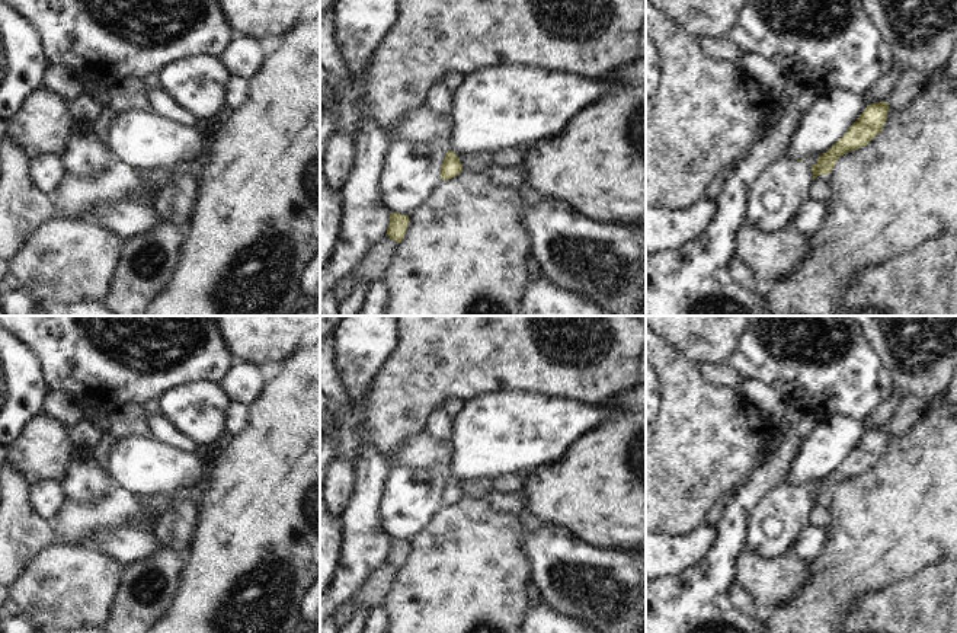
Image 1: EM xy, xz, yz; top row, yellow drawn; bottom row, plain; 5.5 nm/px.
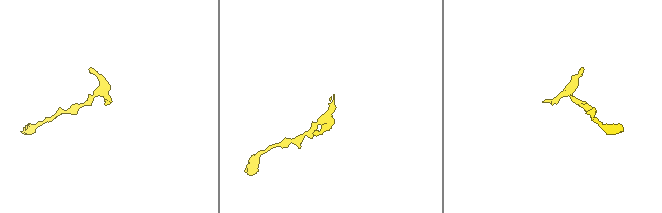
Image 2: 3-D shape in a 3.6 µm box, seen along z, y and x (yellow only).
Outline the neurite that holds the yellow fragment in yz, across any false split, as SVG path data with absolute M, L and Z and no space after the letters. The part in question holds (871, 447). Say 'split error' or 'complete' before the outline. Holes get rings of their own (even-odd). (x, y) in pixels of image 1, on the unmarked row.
split error; M887 428L871 429L849 453L845 461L838 466L826 479L819 482L817 489L810 492L803 486L781 483L753 508L746 519L746 550L764 559L775 559L791 552L800 531L809 525L812 508L820 501L829 501L838 485L849 477L865 473L876 461L883 457L889 439Z

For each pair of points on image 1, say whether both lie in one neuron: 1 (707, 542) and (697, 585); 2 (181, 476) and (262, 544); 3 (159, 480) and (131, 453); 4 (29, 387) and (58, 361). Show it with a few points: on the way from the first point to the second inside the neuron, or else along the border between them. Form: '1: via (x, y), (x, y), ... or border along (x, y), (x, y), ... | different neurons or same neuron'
1: border along (717, 531), (714, 546), (700, 563), (671, 575) | different neurons
2: border along (213, 460), (208, 478), (194, 495) | different neurons
3: via (151, 473), (138, 460) | same neuron
4: border along (26, 345), (37, 357), (48, 390) | different neurons

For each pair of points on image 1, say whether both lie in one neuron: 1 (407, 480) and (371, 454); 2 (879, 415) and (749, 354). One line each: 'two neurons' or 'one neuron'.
1: two neurons
2: two neurons

